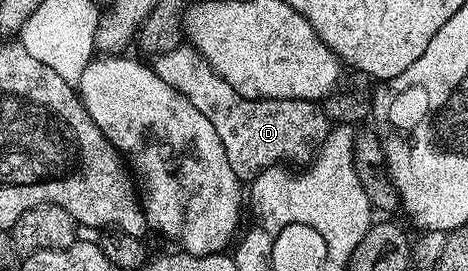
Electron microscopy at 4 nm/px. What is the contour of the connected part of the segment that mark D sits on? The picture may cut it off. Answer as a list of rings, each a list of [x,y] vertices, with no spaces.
[[[179,43],[174,50],[155,56],[152,70],[168,87],[176,90],[184,99],[188,99],[188,103],[192,103],[192,107],[196,107],[196,111],[200,111],[200,115],[208,119],[208,123],[212,123],[216,135],[220,135],[220,143],[224,147],[228,163],[239,179],[253,179],[265,169],[275,168],[279,163],[290,163],[286,161],[292,160],[293,157],[303,163],[309,162],[332,128],[331,120],[315,102],[292,99],[259,101],[257,97],[241,97],[235,89],[228,87],[228,83],[224,83],[224,79],[216,75],[216,71],[212,71],[210,64],[193,47],[186,43]]]

